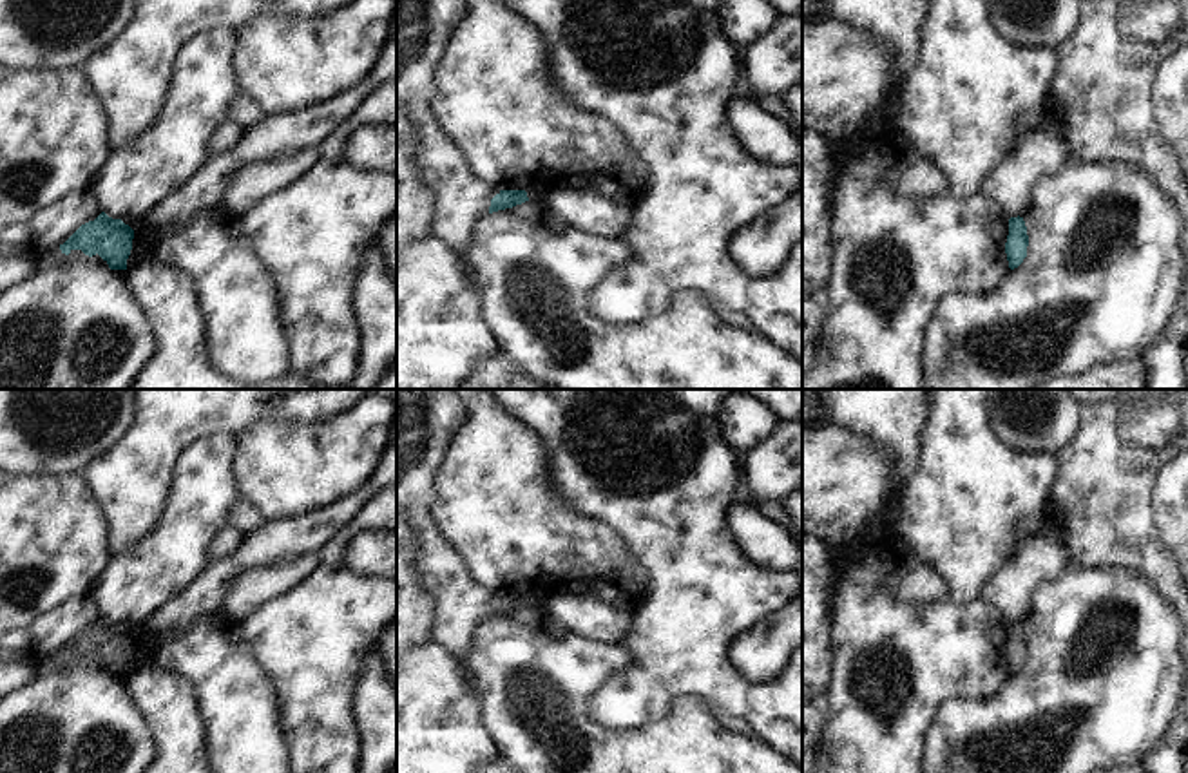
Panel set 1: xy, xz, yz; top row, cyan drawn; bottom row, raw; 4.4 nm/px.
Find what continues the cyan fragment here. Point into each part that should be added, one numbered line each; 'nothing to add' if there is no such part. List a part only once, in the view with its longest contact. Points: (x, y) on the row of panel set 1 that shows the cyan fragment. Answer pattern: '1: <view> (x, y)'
nothing to add

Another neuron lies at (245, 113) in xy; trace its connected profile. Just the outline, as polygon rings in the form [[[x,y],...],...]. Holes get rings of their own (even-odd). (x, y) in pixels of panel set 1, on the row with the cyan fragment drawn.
[[[243,92],[235,96],[230,118],[243,132],[255,129],[263,119],[264,112]]]

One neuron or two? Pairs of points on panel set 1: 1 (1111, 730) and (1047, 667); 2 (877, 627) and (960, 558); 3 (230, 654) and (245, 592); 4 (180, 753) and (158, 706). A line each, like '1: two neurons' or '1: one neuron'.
1: one neuron
2: two neurons
3: two neurons
4: one neuron

